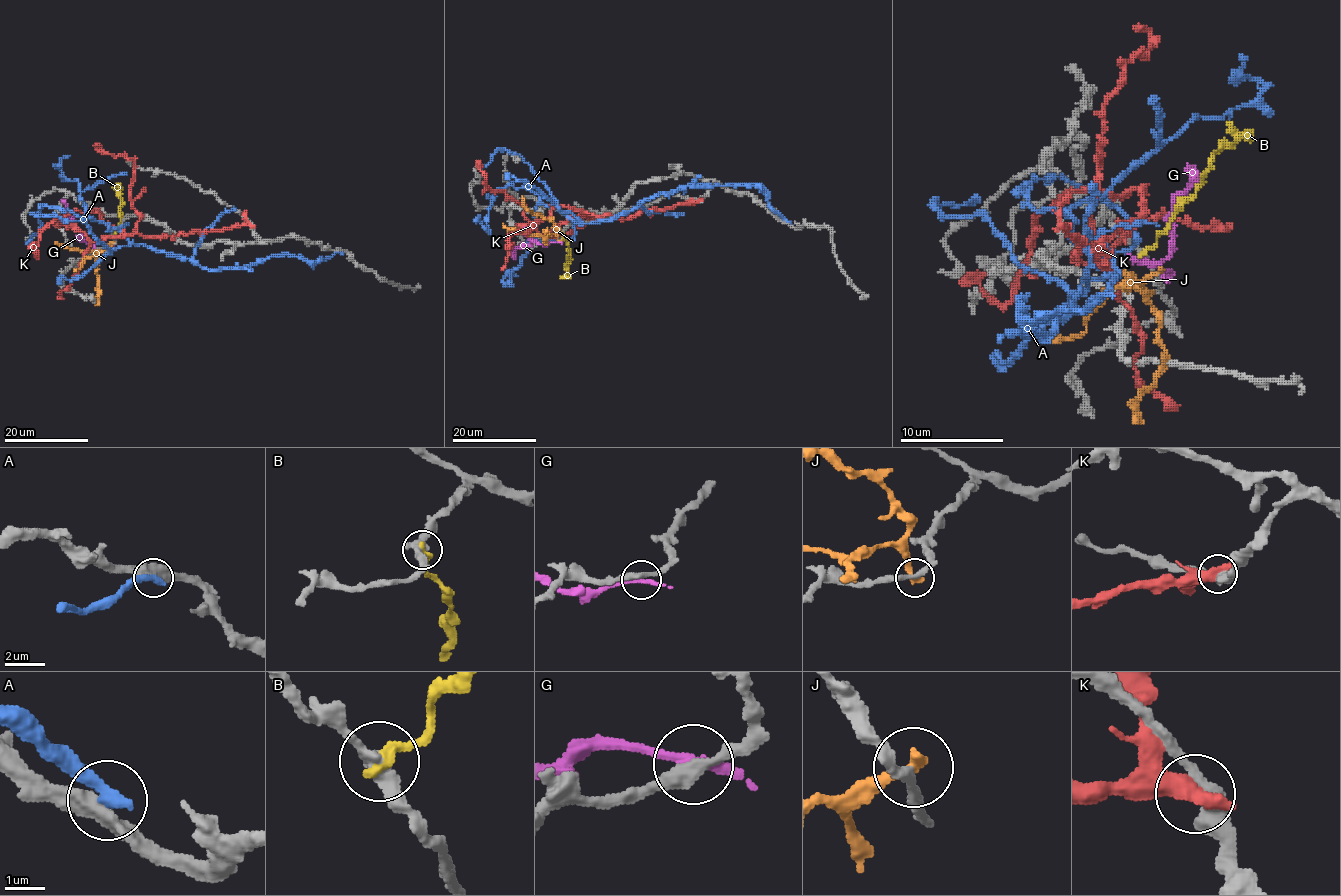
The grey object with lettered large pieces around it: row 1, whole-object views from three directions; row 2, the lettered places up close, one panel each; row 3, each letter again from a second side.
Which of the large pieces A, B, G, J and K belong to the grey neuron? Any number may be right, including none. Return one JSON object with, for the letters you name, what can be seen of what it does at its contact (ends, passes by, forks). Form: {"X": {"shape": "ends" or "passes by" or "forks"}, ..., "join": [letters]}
{"join": []}

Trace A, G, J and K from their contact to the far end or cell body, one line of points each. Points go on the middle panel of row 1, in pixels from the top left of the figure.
A: (787, 222), (753, 184), (681, 186), (595, 223), (575, 223), (509, 185), (493, 193), (489, 231), (476, 221)
G: (556, 242), (532, 242), (528, 246), (519, 246), (515, 253), (511, 252)
J: (559, 241), (550, 234), (545, 243), (549, 233), (544, 234)
K: (699, 201), (641, 209), (626, 219), (574, 210), (549, 233), (539, 233), (522, 205), (488, 188), (477, 160)

